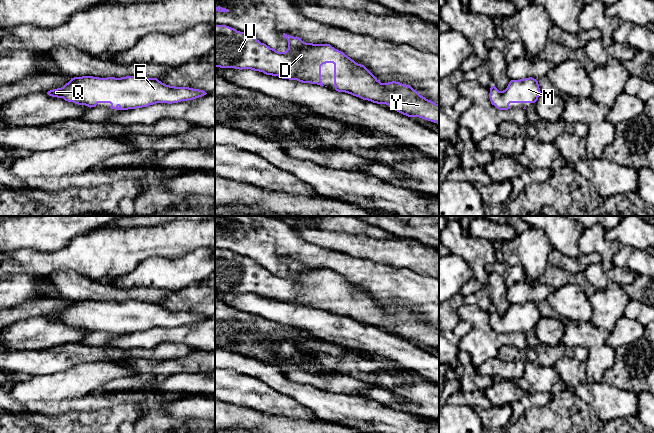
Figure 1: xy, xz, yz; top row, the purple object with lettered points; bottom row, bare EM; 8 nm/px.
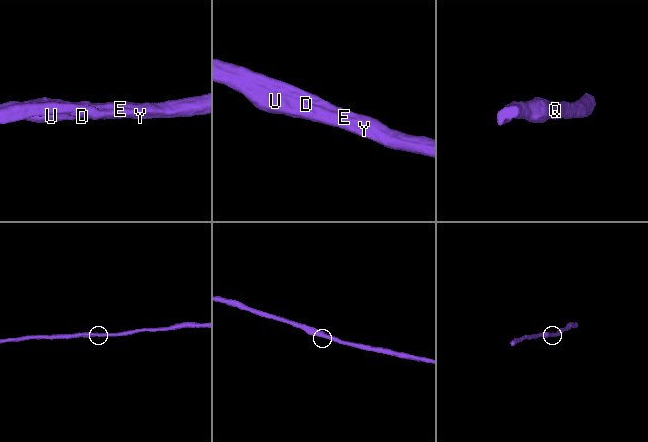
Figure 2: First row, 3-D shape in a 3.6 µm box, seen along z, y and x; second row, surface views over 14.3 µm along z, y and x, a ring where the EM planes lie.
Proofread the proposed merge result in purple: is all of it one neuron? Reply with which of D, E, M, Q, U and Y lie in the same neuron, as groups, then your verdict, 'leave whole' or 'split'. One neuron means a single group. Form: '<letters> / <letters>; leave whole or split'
D E M Q U Y; leave whole

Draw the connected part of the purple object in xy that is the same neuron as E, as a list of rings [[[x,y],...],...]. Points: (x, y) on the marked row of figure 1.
[[[82,76],[71,78],[63,87],[50,90],[47,94],[90,108],[98,103],[110,103],[111,109],[128,110],[156,103],[193,100],[207,93],[189,87],[166,85],[157,78]]]

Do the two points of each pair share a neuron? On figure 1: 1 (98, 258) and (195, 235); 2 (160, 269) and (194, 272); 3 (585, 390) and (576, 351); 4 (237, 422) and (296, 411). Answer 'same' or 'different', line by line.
1: same
2: same
3: different
4: different

